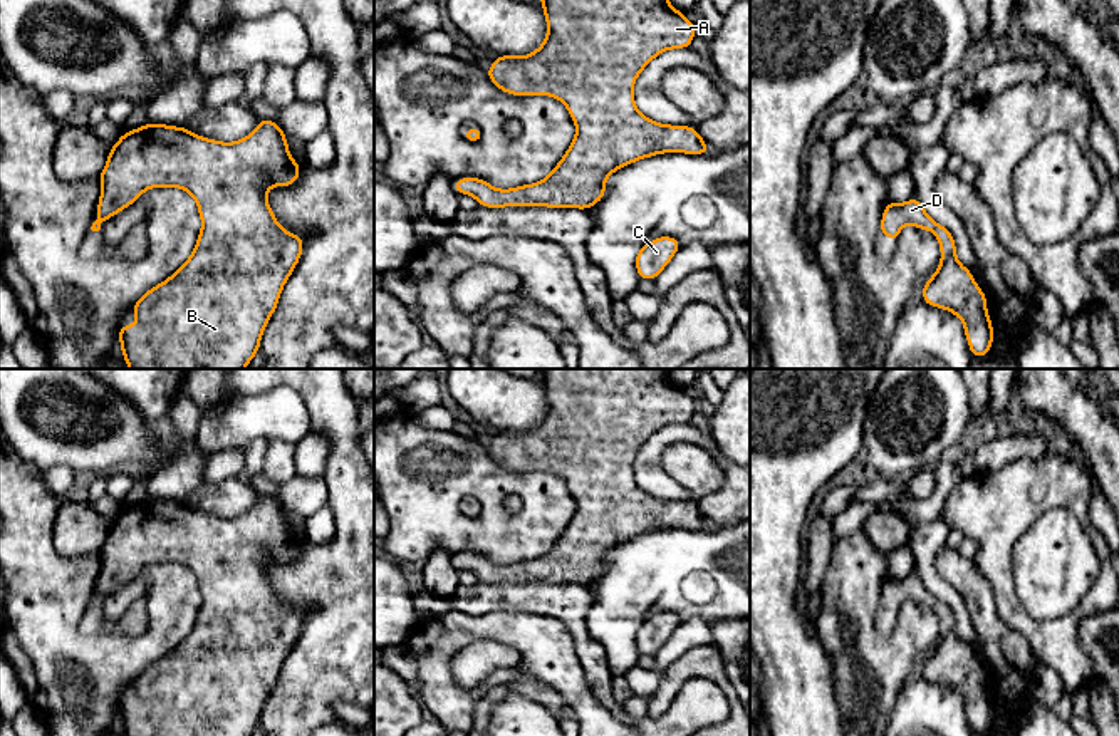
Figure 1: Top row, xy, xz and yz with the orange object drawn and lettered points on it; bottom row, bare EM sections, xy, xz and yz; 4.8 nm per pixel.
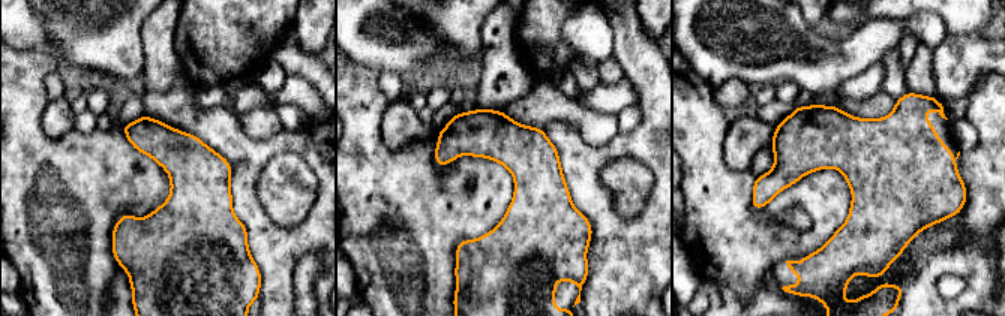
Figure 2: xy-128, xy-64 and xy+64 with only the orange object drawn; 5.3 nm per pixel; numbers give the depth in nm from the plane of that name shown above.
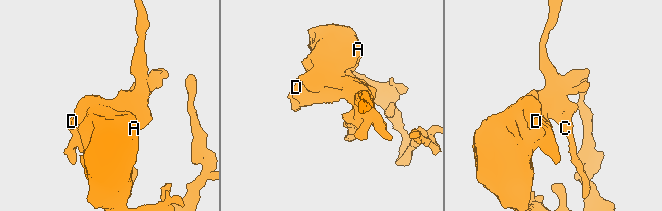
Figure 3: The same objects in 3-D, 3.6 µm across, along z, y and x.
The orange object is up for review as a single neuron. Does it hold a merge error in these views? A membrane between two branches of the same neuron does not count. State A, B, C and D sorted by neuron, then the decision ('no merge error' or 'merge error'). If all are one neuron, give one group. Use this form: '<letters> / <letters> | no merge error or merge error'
A B C D | no merge error

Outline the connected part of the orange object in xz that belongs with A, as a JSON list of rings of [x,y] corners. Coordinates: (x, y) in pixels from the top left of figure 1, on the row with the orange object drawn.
[[[540,0],[547,20],[544,44],[528,55],[498,55],[487,70],[488,79],[503,92],[513,96],[550,96],[565,104],[575,122],[575,137],[552,173],[533,184],[512,189],[497,189],[480,178],[453,181],[458,194],[471,194],[478,206],[549,206],[589,210],[606,194],[606,179],[611,173],[649,156],[663,153],[705,154],[710,146],[691,126],[659,124],[641,114],[634,104],[634,80],[643,69],[661,52],[691,47],[696,29],[669,5],[669,0]]]

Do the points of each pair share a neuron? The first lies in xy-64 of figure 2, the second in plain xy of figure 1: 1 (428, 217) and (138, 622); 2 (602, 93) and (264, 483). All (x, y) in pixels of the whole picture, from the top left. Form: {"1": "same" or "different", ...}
{"1": "different", "2": "same"}

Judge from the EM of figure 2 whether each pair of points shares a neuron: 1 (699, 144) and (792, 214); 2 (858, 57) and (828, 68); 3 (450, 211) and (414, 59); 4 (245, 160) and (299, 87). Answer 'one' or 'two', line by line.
1: two
2: one
3: two
4: two

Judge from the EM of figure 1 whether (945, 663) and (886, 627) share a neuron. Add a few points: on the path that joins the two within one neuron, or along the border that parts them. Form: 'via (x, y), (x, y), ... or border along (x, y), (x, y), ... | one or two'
via (947, 632), (931, 601), (900, 597) | one

